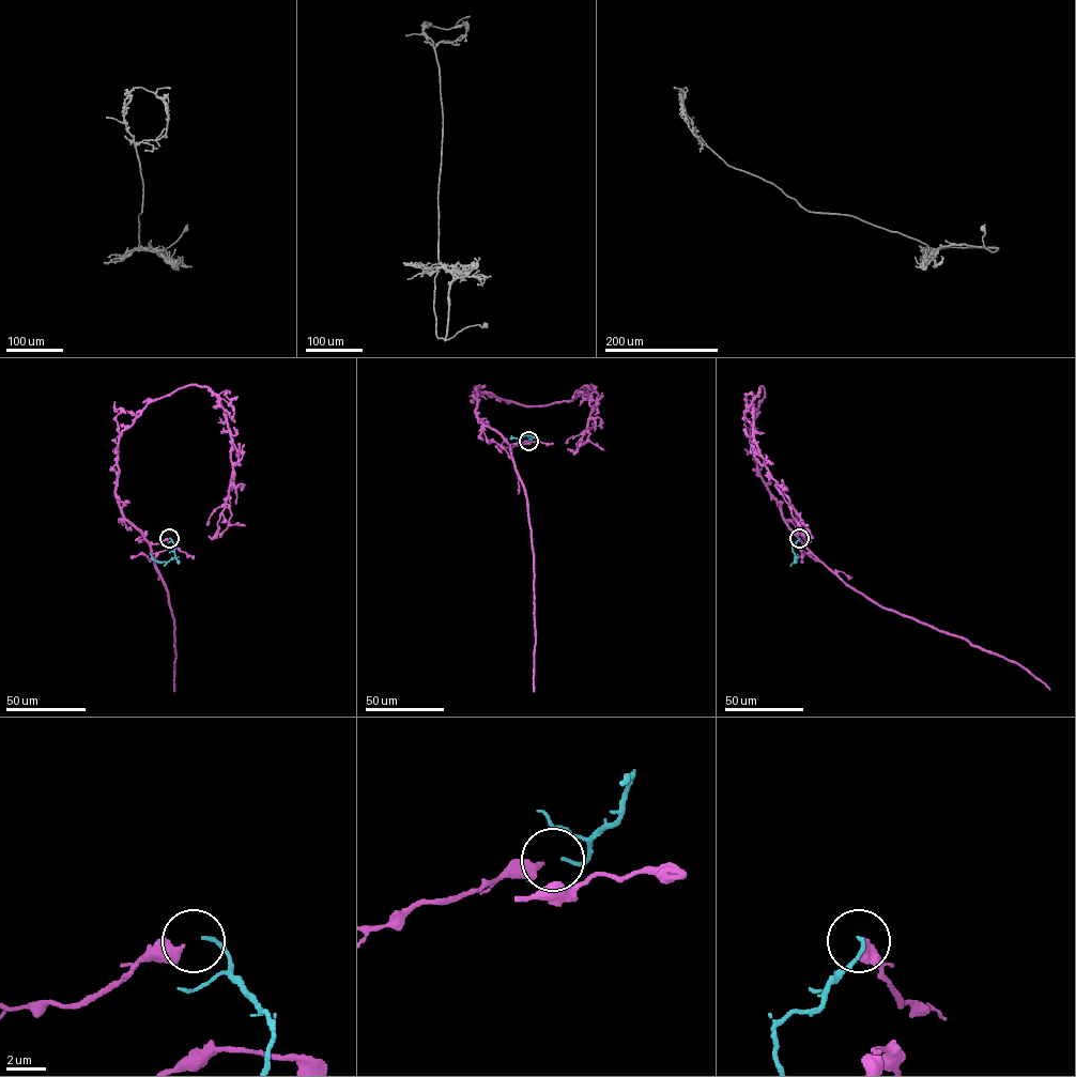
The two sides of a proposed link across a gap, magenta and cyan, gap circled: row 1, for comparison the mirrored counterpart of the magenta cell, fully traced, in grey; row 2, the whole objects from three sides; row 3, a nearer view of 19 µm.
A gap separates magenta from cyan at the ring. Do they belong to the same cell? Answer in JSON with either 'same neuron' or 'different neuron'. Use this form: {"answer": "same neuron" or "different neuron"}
{"answer": "different neuron"}

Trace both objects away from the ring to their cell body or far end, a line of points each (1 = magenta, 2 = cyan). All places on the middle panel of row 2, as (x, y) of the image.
1: (527, 441), (510, 445), (479, 422), (477, 394), (525, 405), (588, 395), (587, 428), (577, 449), (568, 448)
2: (528, 441), (535, 433), (534, 437), (525, 434), (510, 439)

